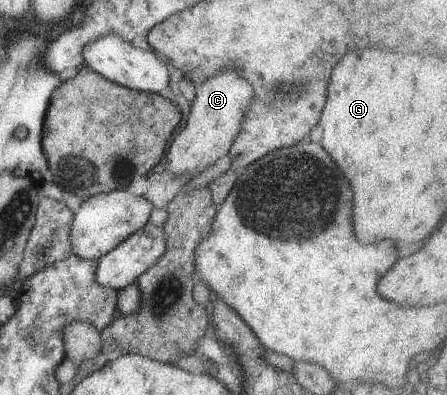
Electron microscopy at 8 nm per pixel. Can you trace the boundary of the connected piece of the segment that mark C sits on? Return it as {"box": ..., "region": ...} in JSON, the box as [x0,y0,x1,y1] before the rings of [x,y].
{"box":[165,68,252,177],"region":[[[224,68],[197,85],[185,127],[173,137],[167,149],[165,171],[173,176],[194,177],[226,155],[252,97],[250,83],[239,79],[234,68]]]}

